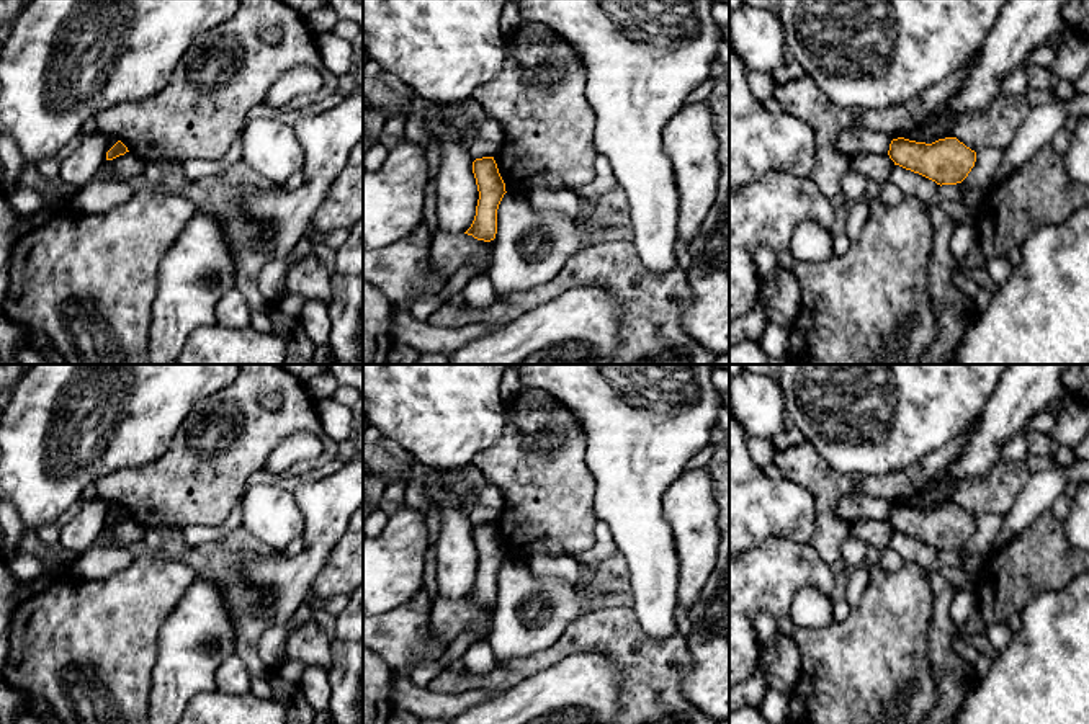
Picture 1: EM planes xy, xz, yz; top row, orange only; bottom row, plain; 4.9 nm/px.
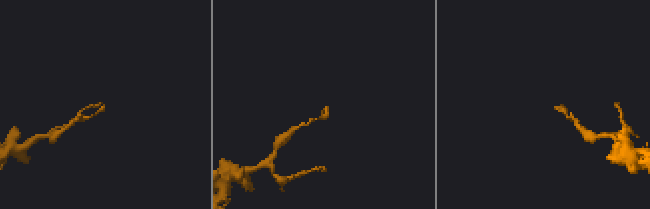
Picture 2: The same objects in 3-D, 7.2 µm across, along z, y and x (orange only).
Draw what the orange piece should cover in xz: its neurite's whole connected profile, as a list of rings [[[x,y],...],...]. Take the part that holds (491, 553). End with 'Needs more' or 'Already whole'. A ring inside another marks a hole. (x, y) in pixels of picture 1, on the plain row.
[[[482,523],[473,528],[479,565],[471,593],[464,598],[477,606],[491,608],[497,600],[497,575],[504,564],[505,549],[499,539],[494,523]]]. Already whole

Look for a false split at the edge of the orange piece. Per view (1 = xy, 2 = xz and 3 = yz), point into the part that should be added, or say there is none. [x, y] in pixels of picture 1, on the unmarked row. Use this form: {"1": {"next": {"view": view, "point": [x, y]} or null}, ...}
{"1": {"next": null}, "2": {"next": null}, "3": {"next": null}}

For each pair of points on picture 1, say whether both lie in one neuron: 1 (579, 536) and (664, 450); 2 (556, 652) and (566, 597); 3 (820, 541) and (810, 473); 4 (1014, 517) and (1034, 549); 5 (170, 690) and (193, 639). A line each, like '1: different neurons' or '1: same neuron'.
1: different neurons
2: different neurons
3: same neuron
4: different neurons
5: same neuron

